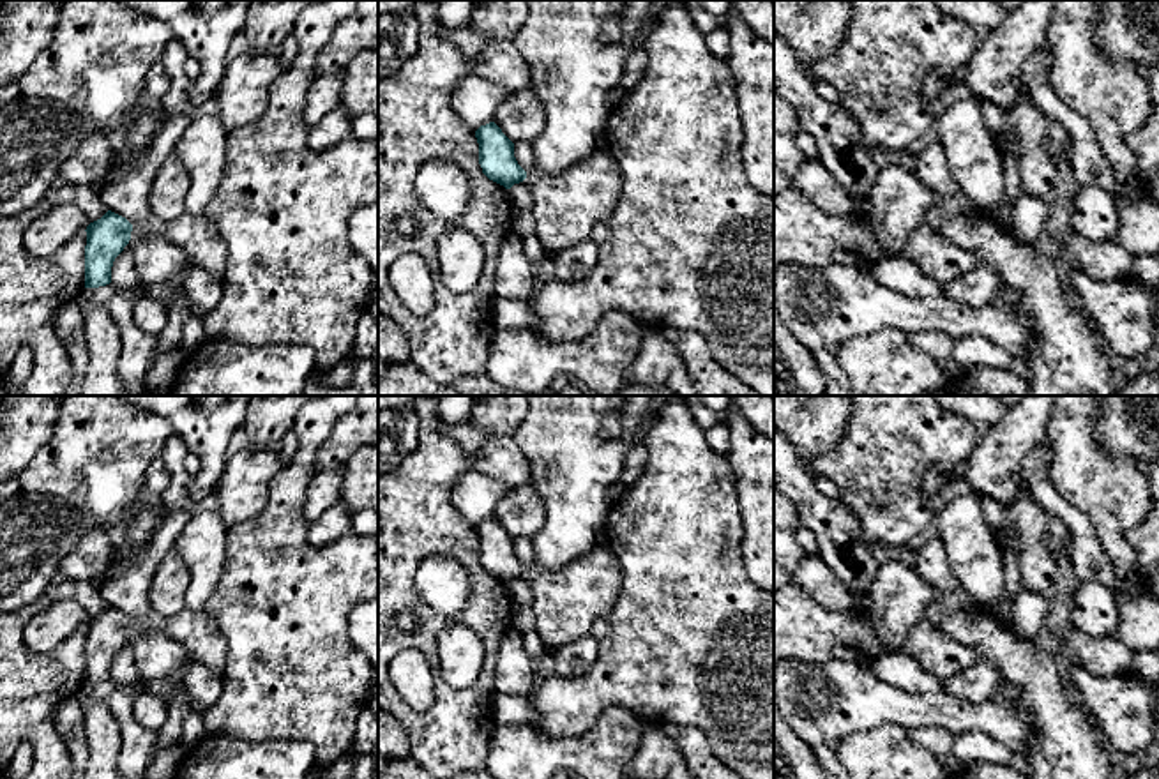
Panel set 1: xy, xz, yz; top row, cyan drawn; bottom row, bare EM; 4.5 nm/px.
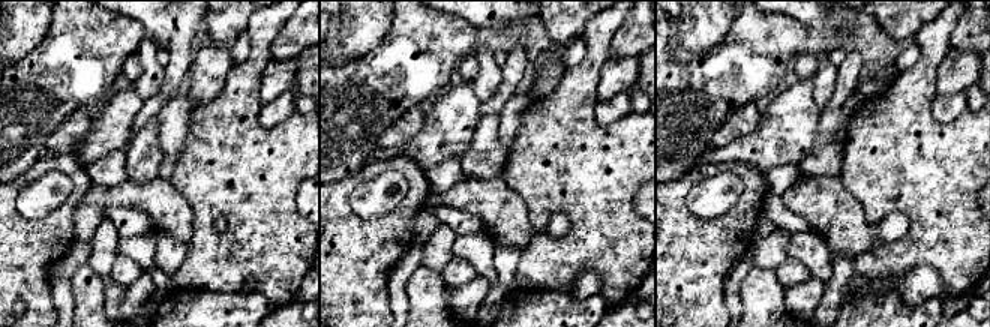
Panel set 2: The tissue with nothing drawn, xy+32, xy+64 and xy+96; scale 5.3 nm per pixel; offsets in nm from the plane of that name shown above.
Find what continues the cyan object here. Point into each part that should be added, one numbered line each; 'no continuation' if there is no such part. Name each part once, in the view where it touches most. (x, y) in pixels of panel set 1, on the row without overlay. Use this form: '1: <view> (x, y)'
1: xy (196, 631)

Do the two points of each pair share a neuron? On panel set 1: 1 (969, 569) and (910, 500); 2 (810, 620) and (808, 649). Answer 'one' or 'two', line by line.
1: two
2: one

